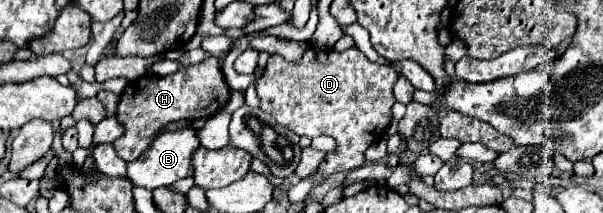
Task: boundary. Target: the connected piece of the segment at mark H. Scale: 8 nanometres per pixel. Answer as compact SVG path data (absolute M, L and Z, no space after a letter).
M206 58L198 64L180 68L176 74L170 76L142 76L130 82L120 98L116 112L116 120L126 128L124 136L114 140L118 156L126 162L136 160L150 146L156 132L168 122L214 116L218 110L224 108L228 92L230 88L224 80L222 70L218 68L216 58Z

